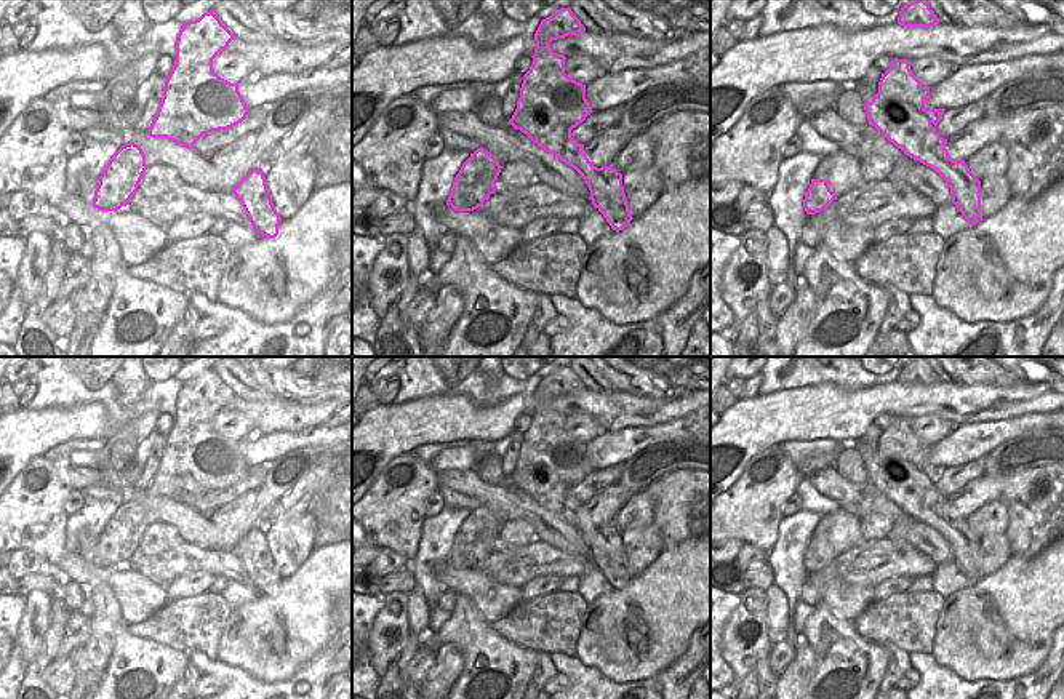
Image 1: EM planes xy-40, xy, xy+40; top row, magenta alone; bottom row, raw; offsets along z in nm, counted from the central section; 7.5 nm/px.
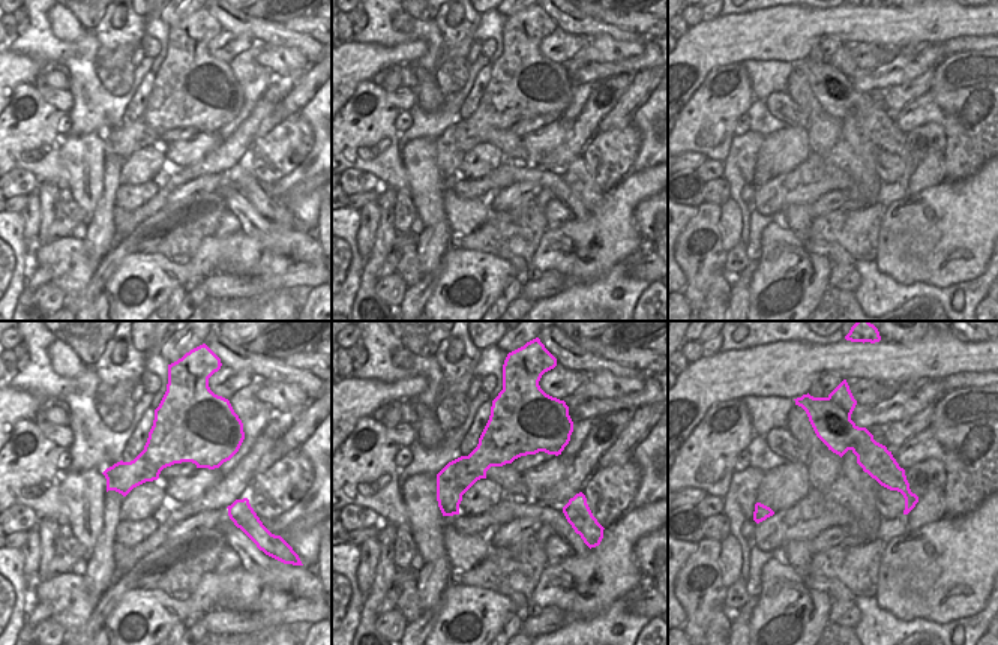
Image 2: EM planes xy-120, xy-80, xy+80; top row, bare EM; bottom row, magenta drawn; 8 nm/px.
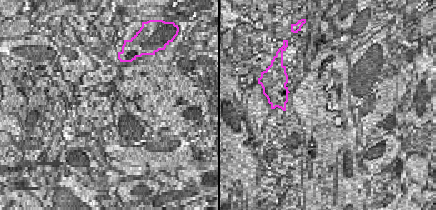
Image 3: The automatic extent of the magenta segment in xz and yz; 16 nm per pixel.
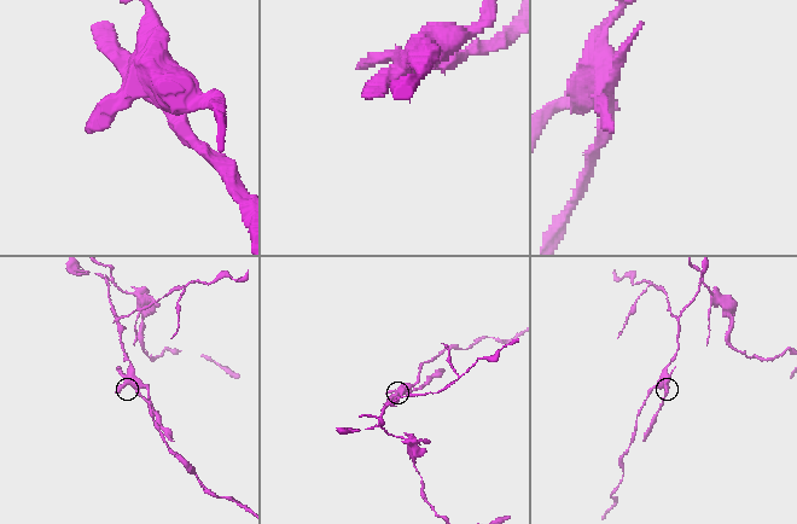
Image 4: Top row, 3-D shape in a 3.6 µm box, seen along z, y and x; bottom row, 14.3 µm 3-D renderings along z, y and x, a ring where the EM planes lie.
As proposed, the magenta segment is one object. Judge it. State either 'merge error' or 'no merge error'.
merge error

